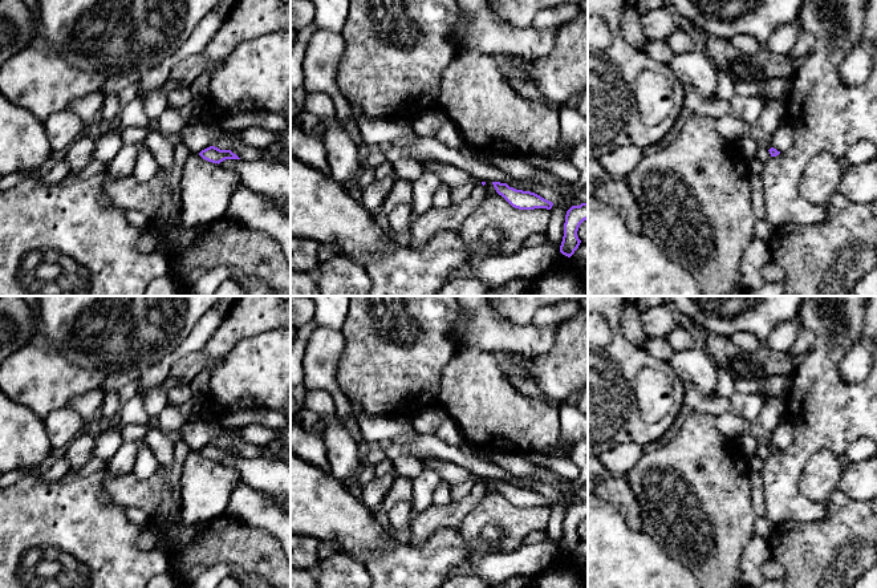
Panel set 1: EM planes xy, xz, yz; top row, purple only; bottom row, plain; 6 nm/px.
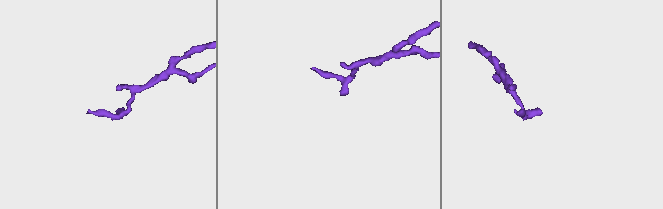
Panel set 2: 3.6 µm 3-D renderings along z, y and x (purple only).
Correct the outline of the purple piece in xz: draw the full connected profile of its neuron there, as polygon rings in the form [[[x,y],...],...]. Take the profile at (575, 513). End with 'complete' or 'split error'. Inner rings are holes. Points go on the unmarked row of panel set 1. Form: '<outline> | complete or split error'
[[[588,500],[572,503],[565,512],[564,534],[560,543],[560,550],[571,555],[578,546],[581,538],[577,534],[580,522],[588,516]]] | complete

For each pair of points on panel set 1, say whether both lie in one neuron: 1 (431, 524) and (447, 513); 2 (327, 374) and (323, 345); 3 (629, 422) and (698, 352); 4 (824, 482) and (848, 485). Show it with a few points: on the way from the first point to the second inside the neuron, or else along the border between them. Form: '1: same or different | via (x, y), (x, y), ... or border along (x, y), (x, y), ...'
1: same | via (435, 520), (443, 516)
2: same | via (325, 368), (323, 352)
3: different | border along (668, 363), (686, 384)
4: different | border along (844, 467), (836, 489)

